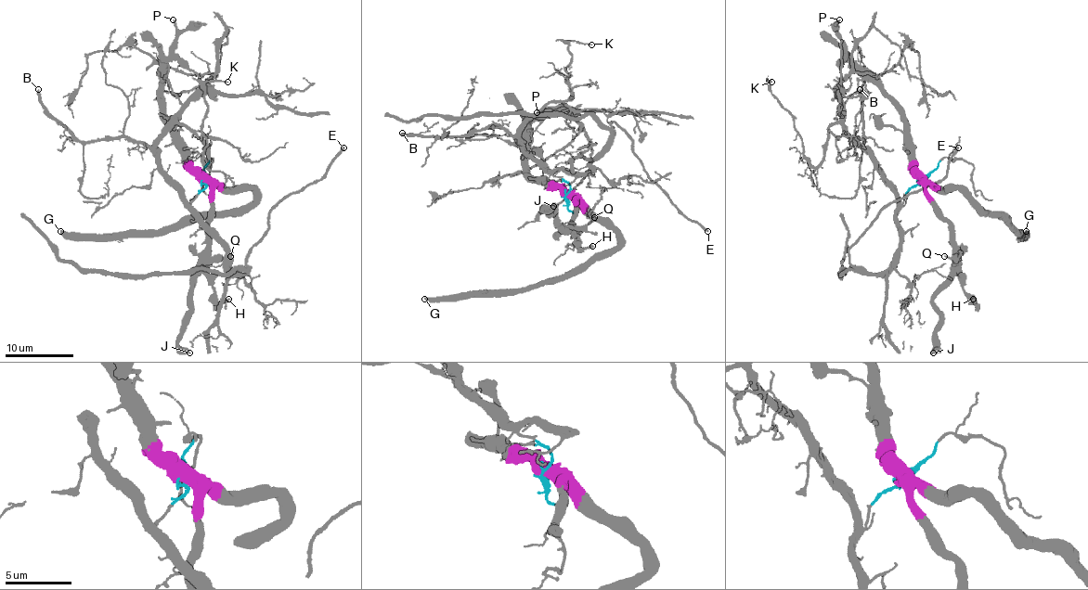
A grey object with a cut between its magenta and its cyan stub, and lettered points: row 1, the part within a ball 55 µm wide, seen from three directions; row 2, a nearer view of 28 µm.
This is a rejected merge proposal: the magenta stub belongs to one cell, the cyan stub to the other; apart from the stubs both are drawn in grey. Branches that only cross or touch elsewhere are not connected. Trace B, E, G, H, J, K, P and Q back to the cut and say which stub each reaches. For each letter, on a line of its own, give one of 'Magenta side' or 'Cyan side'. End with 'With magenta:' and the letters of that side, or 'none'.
B: Cyan side
E: Cyan side
G: Magenta side
H: Magenta side
J: Magenta side
K: Cyan side
P: Magenta side
Q: Magenta side
With magenta: G, H, J, P, Q

